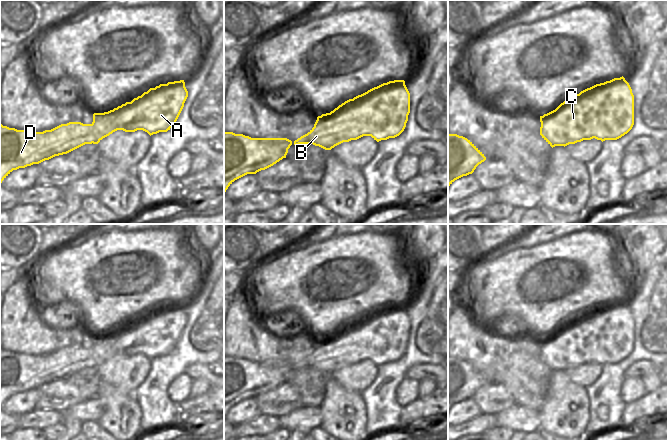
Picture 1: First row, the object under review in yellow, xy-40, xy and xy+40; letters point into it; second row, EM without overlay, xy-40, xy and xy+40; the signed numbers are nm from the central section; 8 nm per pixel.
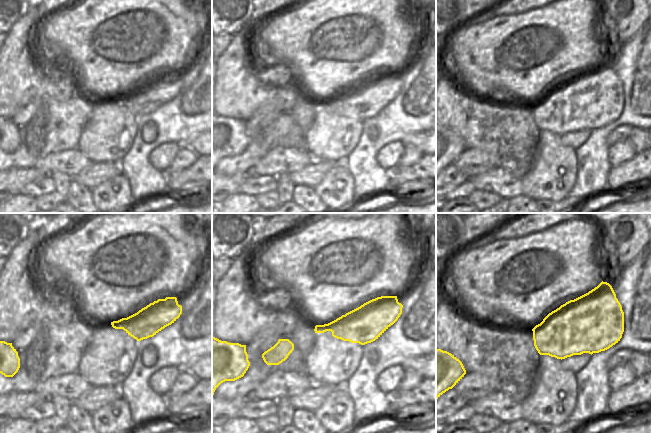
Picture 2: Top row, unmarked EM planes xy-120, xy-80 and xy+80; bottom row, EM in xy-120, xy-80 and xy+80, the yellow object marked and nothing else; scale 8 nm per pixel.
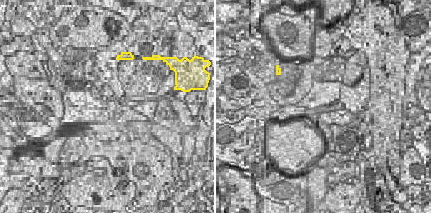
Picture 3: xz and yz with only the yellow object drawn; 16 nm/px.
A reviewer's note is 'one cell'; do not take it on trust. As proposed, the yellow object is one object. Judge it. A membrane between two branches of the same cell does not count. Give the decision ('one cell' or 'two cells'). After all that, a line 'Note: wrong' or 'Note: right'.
one cell
Note: right

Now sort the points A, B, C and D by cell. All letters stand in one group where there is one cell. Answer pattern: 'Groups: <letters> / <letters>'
Groups: A B C D.

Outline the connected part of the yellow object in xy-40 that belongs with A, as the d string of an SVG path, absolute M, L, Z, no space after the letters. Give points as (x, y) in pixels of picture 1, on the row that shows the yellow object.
M184 80L160 84L150 88L141 96L126 102L113 110L94 113L91 124L69 122L43 132L29 132L0 125L0 185L13 171L33 164L39 164L55 156L67 154L85 144L98 144L103 138L117 130L135 132L143 130L150 136L167 132L176 123L188 97Z

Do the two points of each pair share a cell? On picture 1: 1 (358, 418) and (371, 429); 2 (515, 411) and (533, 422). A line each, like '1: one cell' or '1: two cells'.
1: two cells
2: one cell

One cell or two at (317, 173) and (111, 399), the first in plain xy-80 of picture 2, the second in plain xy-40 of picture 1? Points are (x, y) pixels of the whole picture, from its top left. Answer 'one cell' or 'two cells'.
two cells

